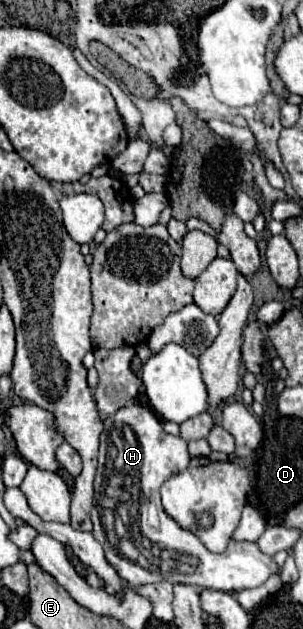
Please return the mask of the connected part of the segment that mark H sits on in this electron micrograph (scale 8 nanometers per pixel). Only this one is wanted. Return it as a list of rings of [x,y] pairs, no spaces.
[[[138,402],[118,409],[104,421],[94,481],[92,535],[102,545],[106,559],[130,585],[170,581],[226,593],[264,585],[276,573],[276,565],[270,555],[258,551],[256,543],[238,543],[232,539],[224,553],[210,553],[196,535],[182,529],[162,509],[162,483],[186,469],[188,461],[186,441],[164,433],[160,419]]]

